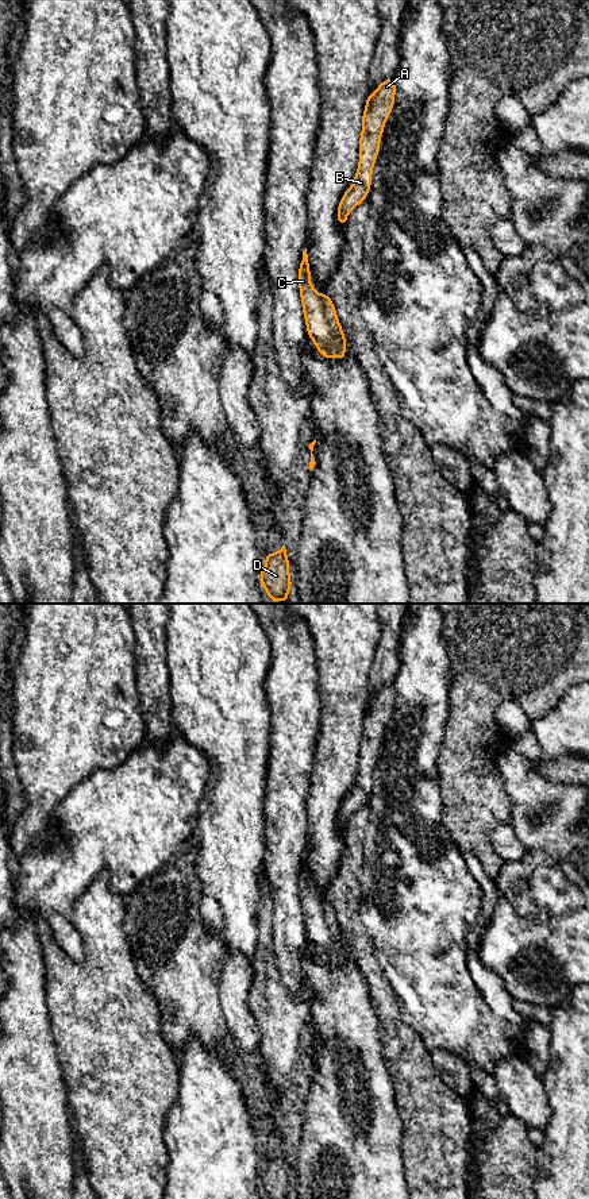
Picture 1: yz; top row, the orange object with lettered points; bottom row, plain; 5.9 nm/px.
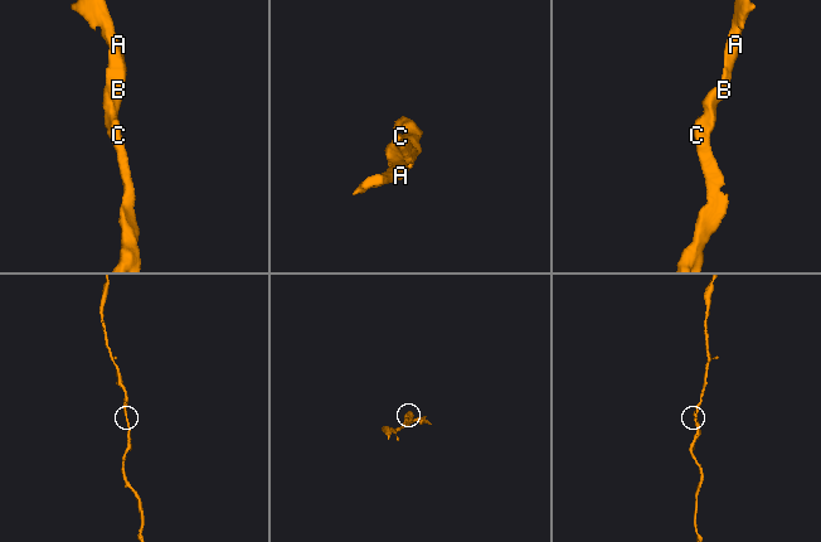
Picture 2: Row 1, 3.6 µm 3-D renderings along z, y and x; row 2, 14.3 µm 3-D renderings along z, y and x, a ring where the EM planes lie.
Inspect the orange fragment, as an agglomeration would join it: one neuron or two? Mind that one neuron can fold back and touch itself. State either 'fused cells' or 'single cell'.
single cell

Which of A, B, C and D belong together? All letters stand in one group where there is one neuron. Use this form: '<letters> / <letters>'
A B C D

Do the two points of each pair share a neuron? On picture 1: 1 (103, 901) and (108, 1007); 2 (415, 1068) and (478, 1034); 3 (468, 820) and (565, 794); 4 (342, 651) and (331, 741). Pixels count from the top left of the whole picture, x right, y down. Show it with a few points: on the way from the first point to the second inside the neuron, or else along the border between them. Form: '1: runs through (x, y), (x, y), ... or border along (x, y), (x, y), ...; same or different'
1: runs through (103, 928), (107, 951), (107, 980); same
2: border along (410, 1026), (428, 1052); different
3: border along (500, 778), (511, 804), (508, 822); different
4: runs through (342, 674), (341, 718); same

